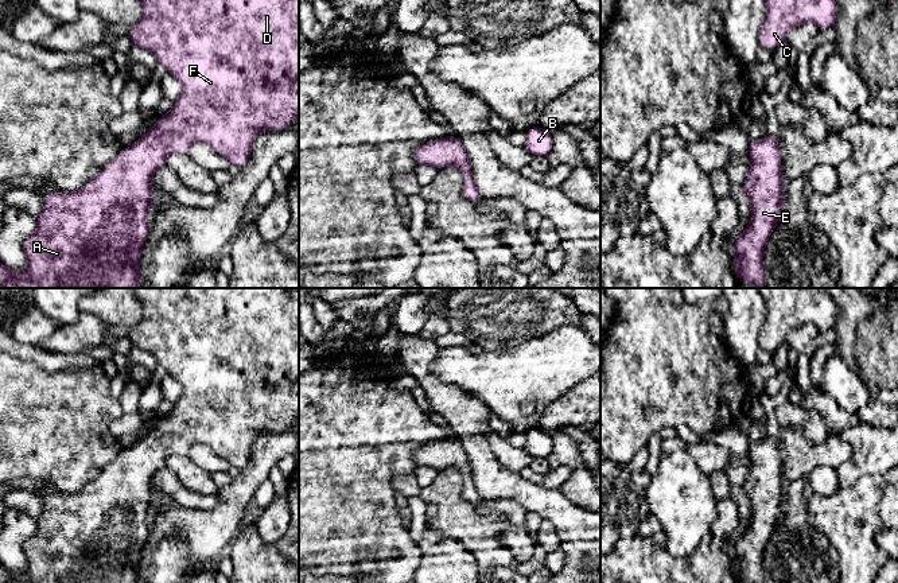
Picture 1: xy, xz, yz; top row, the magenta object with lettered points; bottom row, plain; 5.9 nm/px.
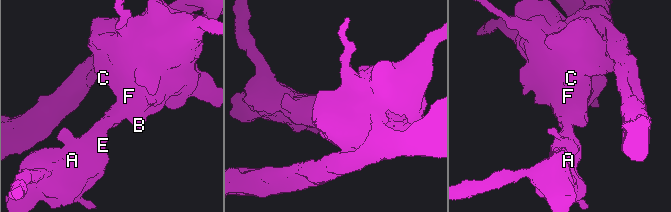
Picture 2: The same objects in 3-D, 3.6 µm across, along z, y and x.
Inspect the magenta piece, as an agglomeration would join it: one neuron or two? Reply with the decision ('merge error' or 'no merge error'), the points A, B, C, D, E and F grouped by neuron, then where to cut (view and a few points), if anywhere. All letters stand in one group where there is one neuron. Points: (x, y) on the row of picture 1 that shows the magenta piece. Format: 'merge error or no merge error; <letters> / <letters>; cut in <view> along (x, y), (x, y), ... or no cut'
no merge error; A B C D E F; no cut

